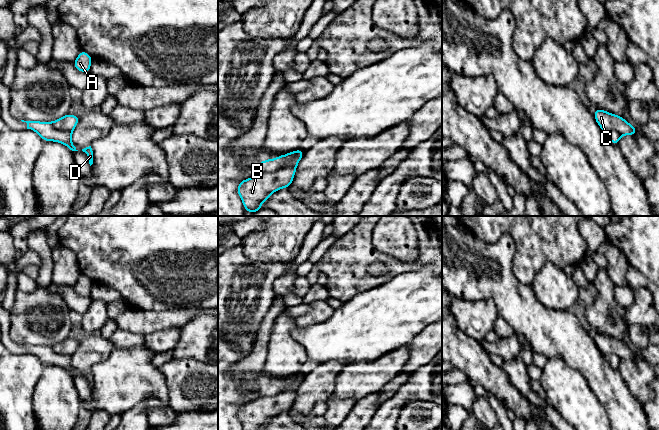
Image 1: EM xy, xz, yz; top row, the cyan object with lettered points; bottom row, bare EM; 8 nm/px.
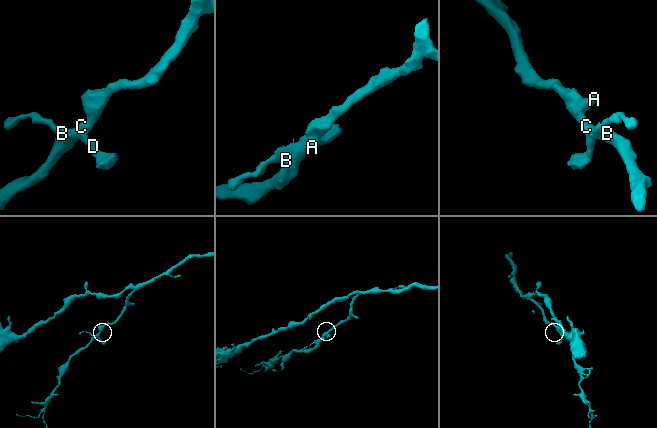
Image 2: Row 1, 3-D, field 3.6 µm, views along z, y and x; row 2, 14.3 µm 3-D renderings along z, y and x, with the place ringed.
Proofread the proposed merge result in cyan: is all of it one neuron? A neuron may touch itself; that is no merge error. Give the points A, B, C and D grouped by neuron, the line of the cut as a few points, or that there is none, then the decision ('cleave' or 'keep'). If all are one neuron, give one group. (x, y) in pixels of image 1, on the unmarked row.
A B C / D | xz (298, 379), (293, 389), (261, 397) | cleave

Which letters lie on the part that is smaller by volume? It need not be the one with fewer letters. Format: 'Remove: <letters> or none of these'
Remove: D

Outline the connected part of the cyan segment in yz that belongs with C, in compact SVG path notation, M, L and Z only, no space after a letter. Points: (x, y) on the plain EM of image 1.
M601 333L593 335L596 346L603 355L614 353L620 359L636 359L635 350L630 349L623 341Z

